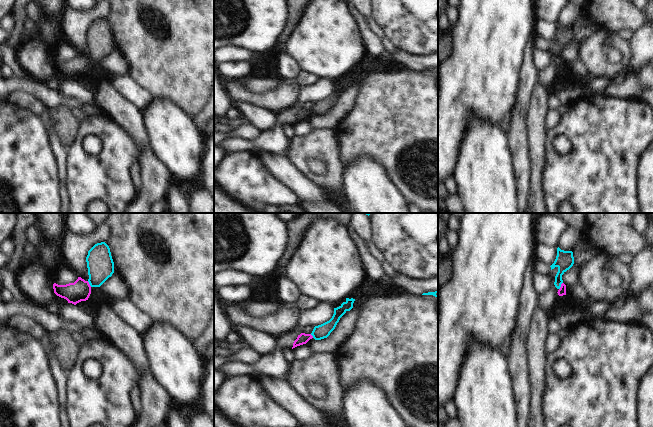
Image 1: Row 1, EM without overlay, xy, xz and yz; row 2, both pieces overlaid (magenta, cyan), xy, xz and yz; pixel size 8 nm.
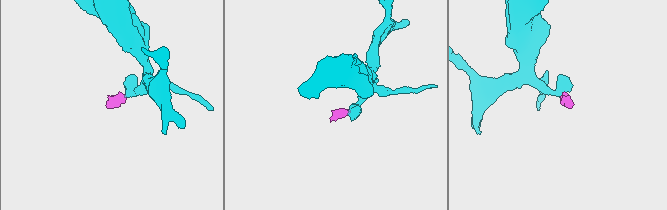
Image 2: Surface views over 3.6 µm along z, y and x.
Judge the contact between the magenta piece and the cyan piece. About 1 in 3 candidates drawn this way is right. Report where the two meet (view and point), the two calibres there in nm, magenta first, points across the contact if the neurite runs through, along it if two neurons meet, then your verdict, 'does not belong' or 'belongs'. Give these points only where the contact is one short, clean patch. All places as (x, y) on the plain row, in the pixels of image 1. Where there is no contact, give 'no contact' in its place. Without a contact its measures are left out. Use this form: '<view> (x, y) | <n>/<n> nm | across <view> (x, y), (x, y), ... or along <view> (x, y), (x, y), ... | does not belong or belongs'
yz (561, 62) | 60/150 nm | across yz (562, 67), (561, 62), (559, 49), (564, 36) | belongs

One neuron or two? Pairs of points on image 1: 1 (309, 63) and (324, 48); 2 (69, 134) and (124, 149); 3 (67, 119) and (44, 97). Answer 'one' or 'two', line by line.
1: one
2: two
3: two

